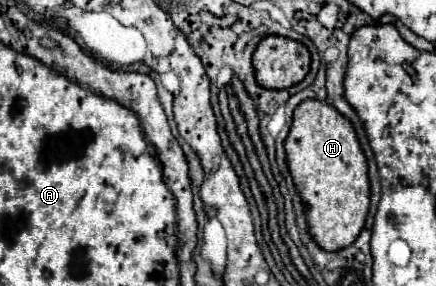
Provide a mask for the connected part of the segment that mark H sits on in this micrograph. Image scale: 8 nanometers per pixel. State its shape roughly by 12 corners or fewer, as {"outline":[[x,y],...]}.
{"outline":[[330,103],[294,111],[288,167],[314,241],[348,247],[370,207],[368,163]]}

